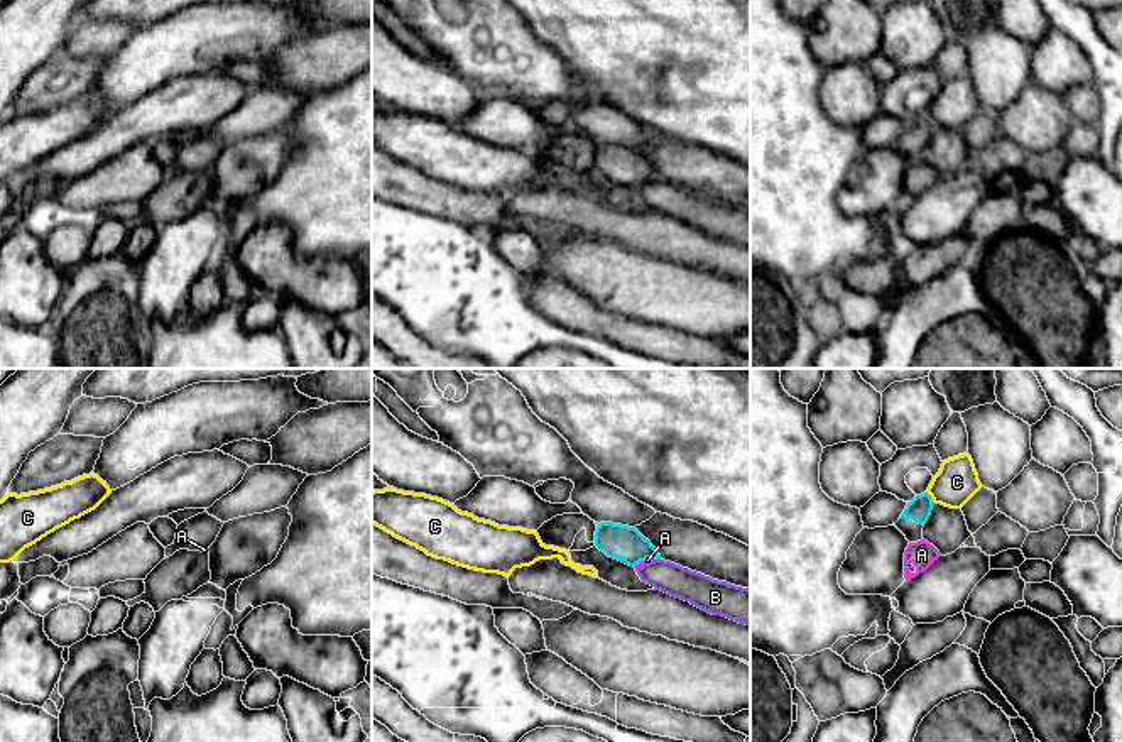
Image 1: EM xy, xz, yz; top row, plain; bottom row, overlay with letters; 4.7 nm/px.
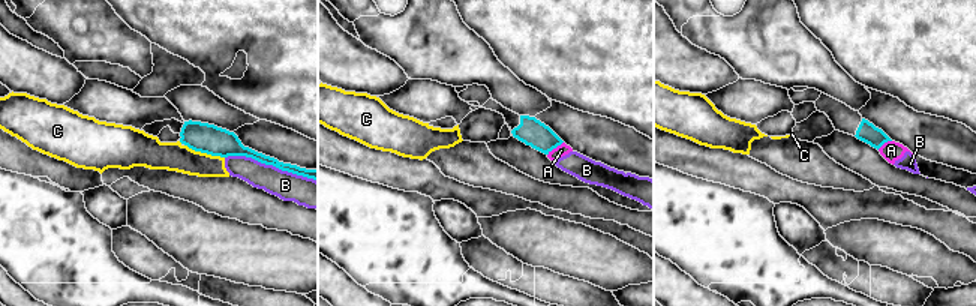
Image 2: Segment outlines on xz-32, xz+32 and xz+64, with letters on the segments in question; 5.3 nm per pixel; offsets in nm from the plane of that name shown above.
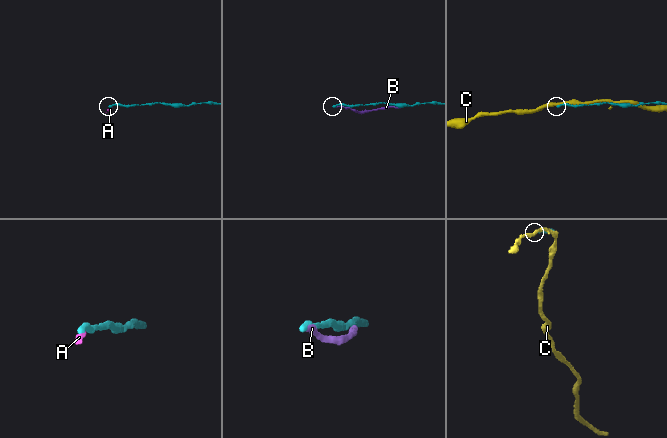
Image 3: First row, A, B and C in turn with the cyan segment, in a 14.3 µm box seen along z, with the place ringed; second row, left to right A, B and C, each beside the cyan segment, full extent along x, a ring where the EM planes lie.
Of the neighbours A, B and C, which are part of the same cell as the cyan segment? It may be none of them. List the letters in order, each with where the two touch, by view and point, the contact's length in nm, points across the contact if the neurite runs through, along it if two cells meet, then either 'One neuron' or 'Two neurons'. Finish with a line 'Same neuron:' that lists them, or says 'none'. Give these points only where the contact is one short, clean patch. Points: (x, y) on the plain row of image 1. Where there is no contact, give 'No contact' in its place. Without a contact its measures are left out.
A: Touches cyan at xz (644, 181). Shared border 110 nm. Boundary: xz (654, 180), (646, 180), (634, 188). Two neurons
B: Touches cyan at xz (658, 180). Shared border 30 nm. Two neurons
C: Touches cyan at yz (930, 119). Shared border 80 nm. Two neurons
Same neuron: none

